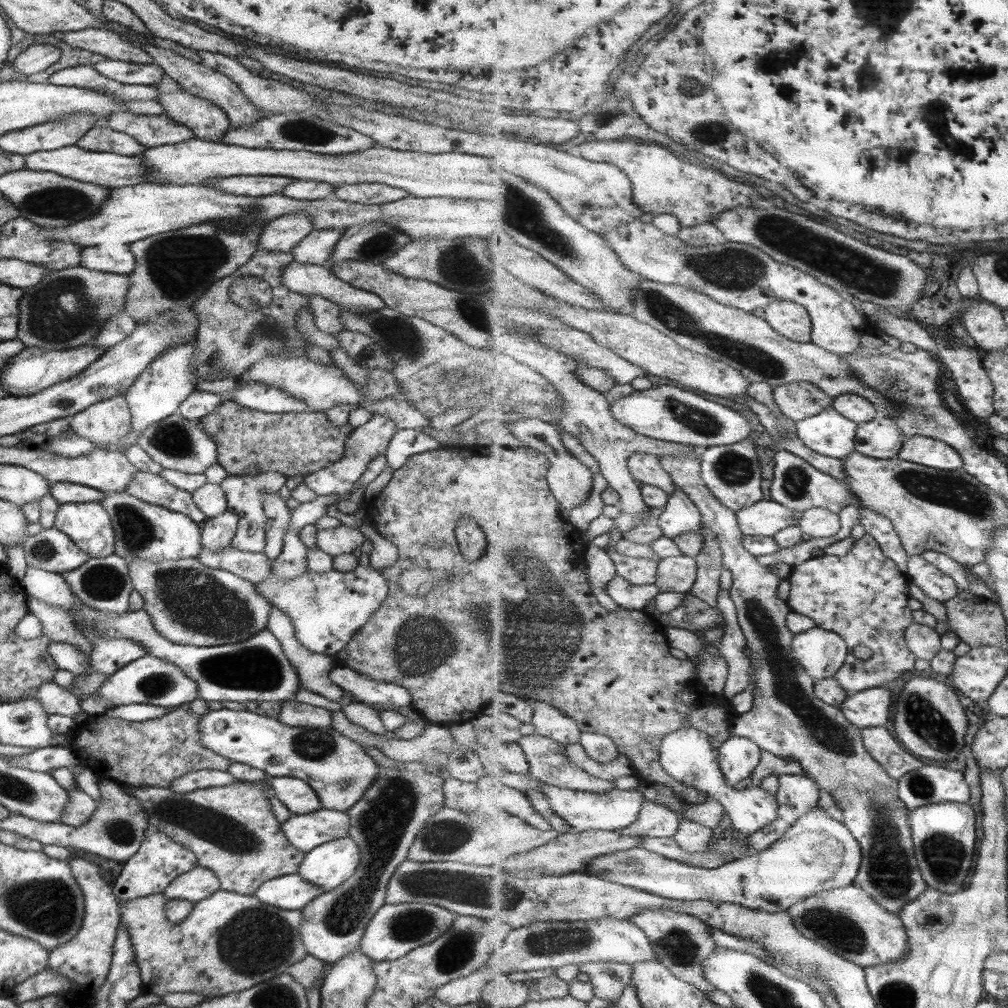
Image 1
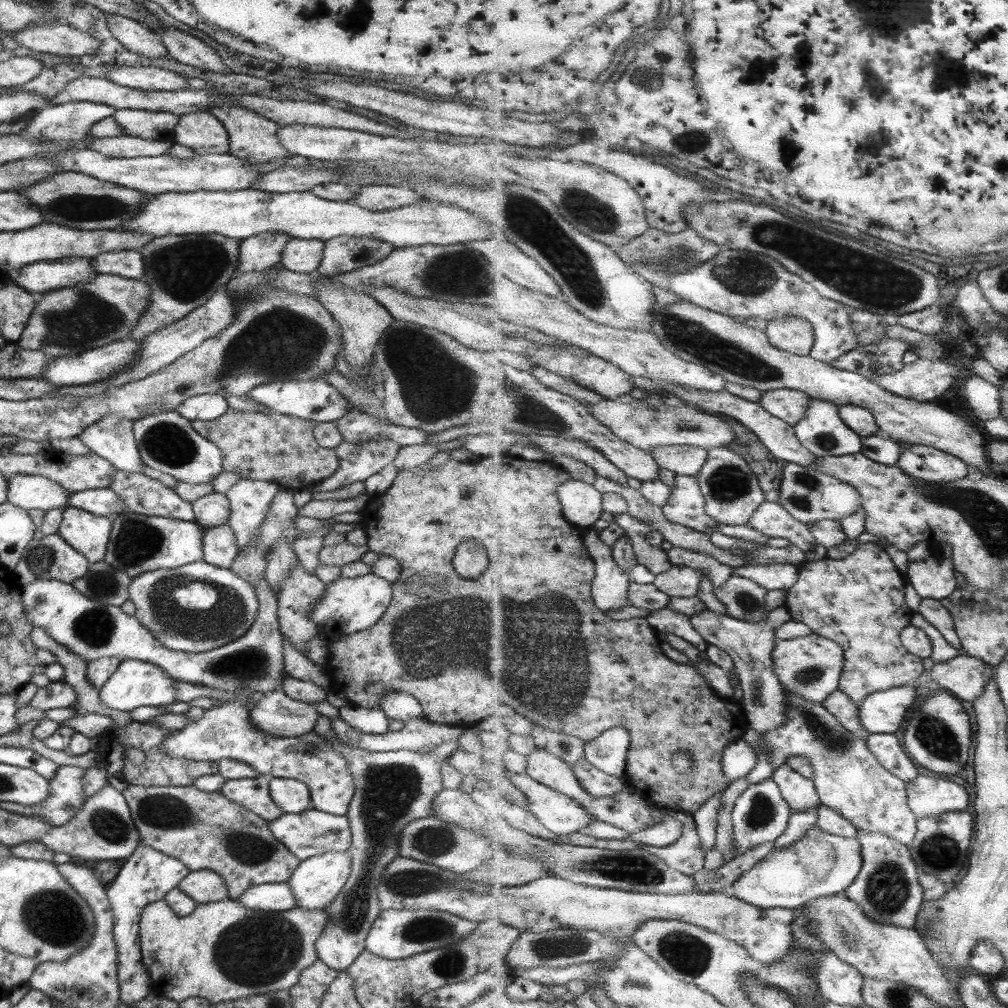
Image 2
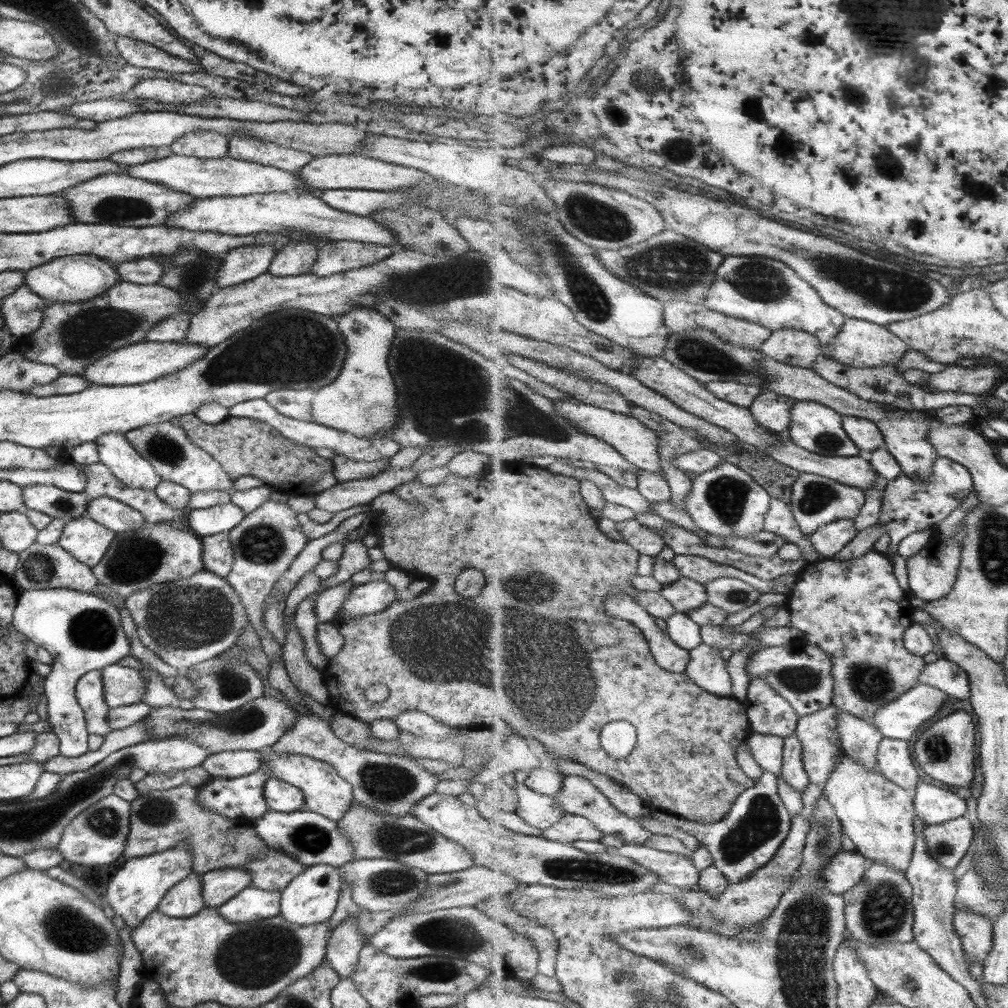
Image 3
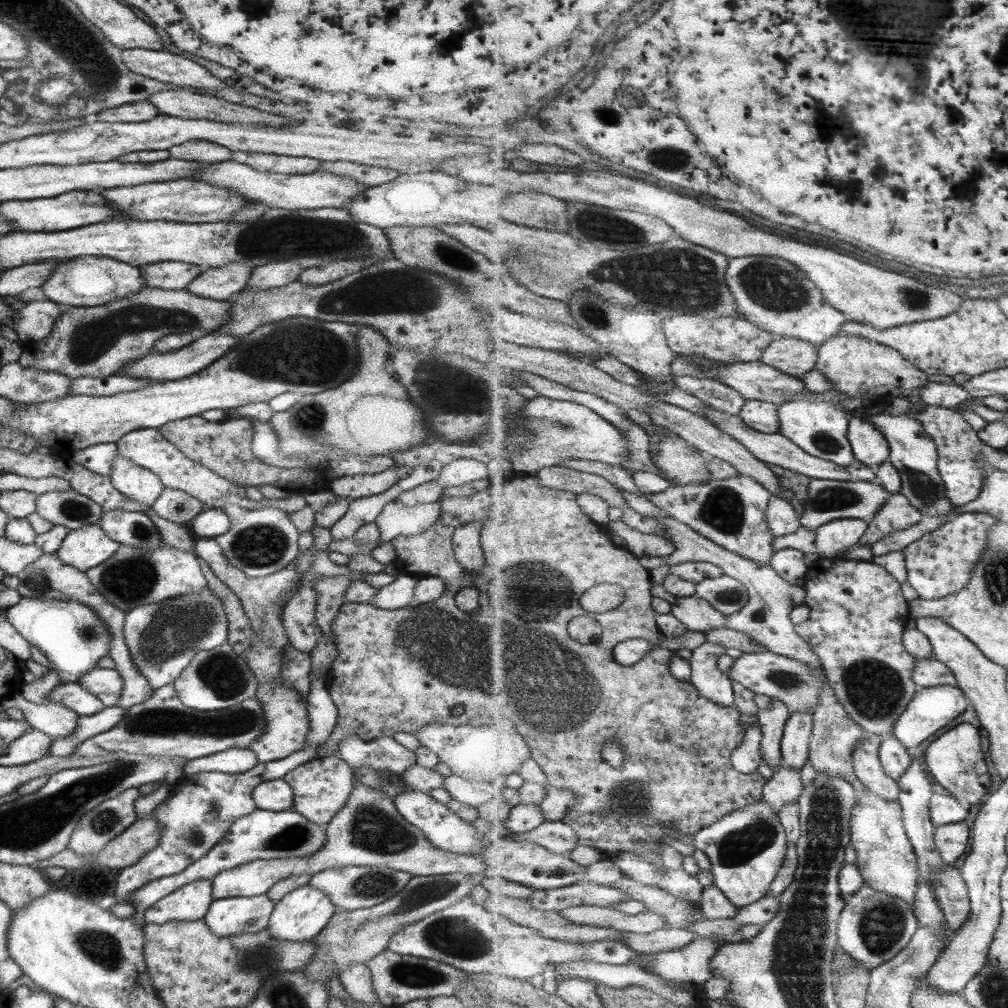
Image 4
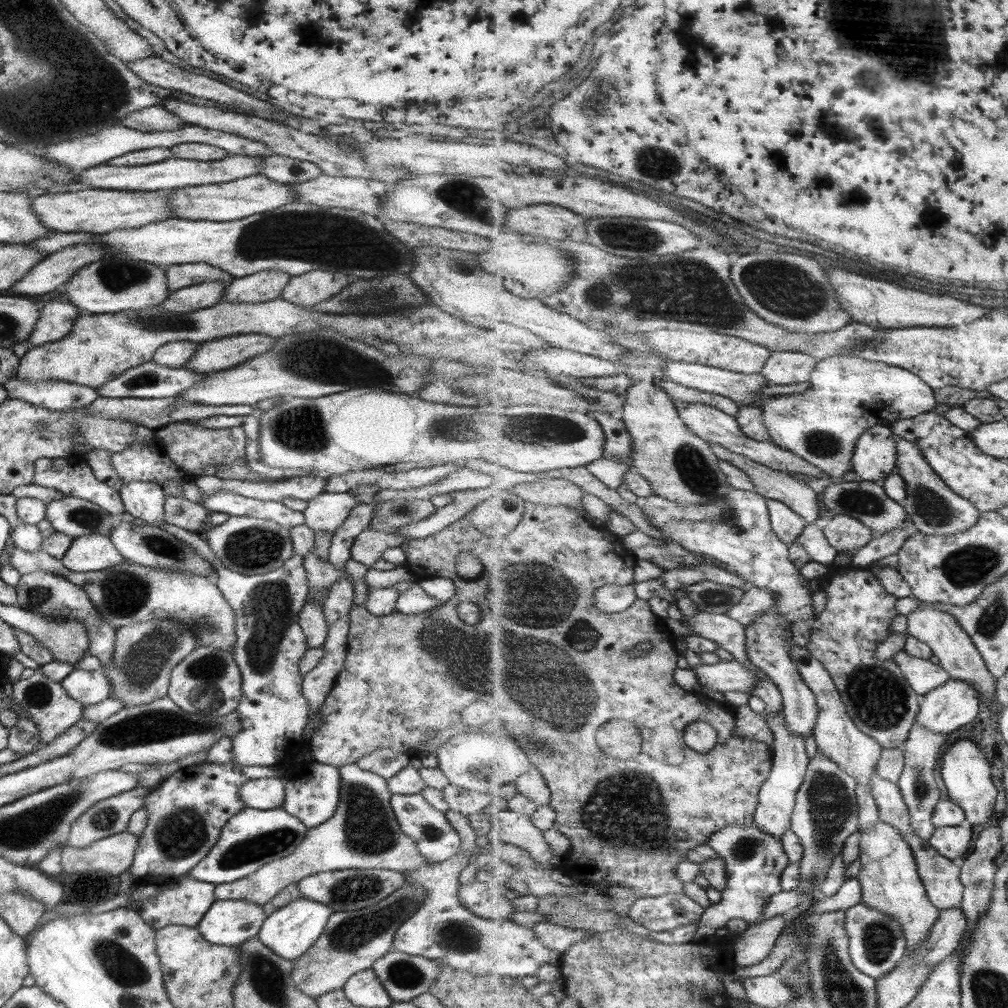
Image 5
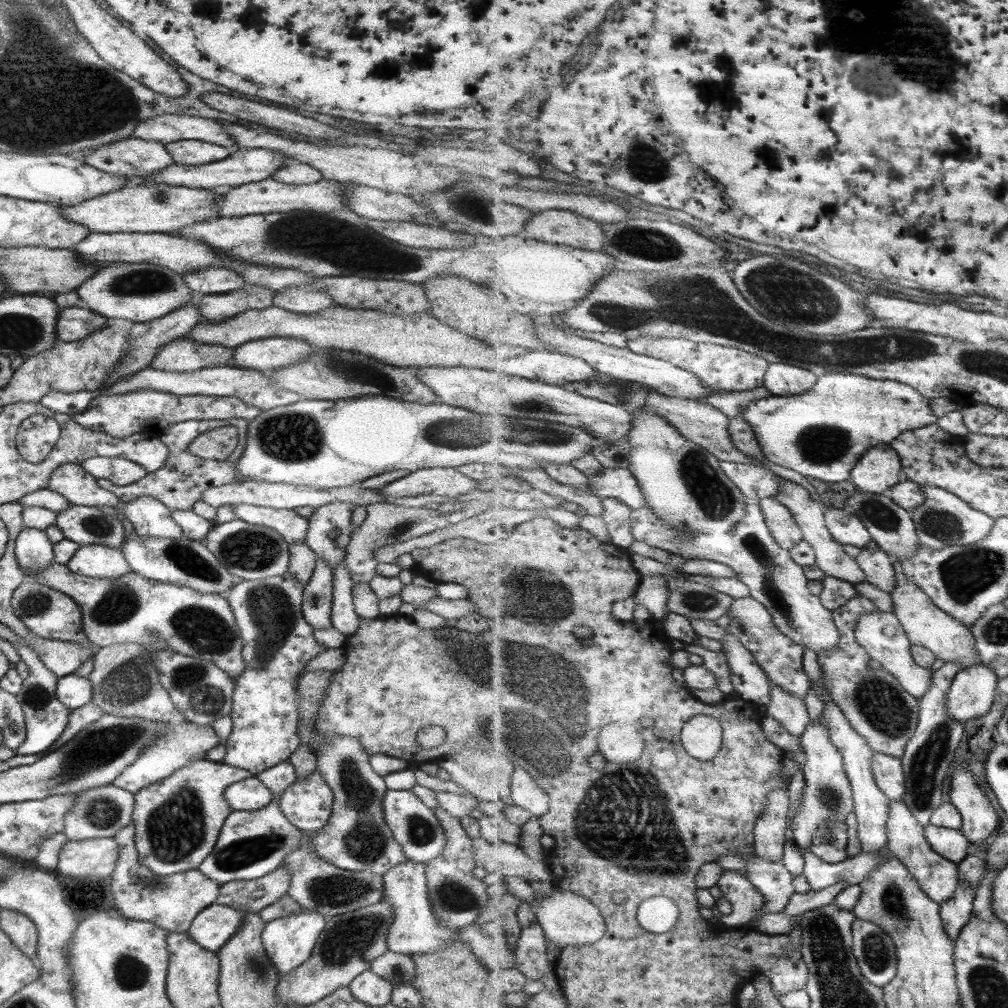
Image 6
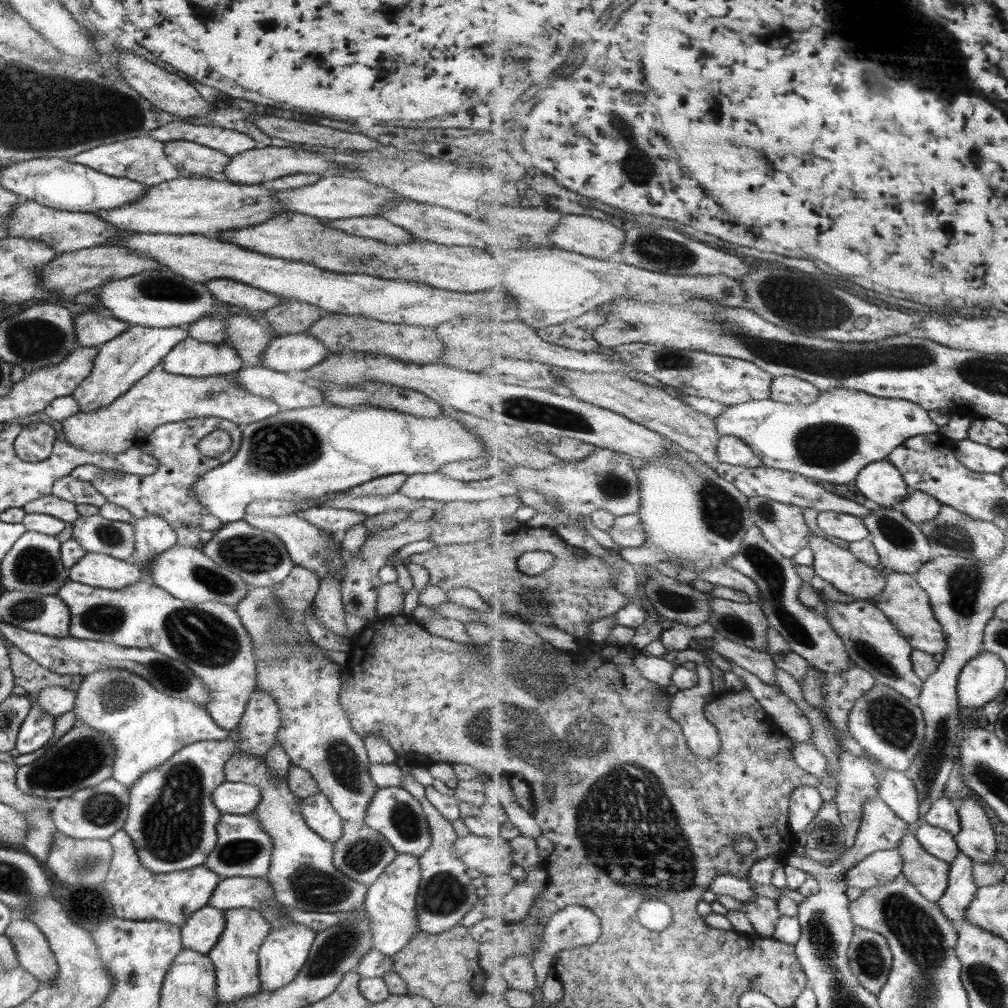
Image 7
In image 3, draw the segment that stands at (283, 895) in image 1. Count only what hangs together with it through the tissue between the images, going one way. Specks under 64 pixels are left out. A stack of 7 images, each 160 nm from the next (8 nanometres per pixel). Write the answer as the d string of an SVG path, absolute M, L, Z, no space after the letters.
M248 886L216 908L227 923L247 923L279 915L279 892L267 892Z

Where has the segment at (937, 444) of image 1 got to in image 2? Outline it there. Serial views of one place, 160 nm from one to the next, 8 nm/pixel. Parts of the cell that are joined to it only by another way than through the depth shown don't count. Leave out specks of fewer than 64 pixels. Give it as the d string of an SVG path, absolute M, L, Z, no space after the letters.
M910 444L904 448L896 465L913 478L920 478L930 484L955 482L969 474L967 463L962 459L921 444Z

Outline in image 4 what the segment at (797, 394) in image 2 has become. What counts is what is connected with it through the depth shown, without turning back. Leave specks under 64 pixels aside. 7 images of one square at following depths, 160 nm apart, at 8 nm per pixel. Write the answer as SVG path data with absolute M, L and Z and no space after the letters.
M748 400L741 411L741 418L759 432L779 432L779 404L763 400Z

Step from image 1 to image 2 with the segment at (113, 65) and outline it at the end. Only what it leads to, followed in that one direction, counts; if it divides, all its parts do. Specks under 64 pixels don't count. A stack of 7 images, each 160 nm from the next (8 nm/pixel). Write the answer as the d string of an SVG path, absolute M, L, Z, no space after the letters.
M119 66L107 71L104 77L119 86L139 91L177 91L188 88L179 74L154 66Z

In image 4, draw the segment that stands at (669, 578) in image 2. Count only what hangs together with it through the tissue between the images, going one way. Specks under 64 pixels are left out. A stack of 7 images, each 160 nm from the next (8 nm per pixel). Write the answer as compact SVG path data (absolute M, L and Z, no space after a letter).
M698 594L677 597L672 605L672 613L687 625L688 630L708 634L712 630L725 628L727 615L717 610Z

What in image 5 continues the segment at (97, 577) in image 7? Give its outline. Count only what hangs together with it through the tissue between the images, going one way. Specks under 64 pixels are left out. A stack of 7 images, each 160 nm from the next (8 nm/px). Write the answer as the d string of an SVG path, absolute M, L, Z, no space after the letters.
M88 534L73 538L59 562L71 572L97 572L111 568L122 561L108 536Z

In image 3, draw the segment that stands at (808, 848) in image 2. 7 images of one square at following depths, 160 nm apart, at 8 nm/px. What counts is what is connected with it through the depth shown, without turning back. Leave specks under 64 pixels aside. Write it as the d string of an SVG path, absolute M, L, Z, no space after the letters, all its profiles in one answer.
M857 850L841 851L831 857L829 865L822 872L826 887L835 894L844 895L857 886L871 869L872 861Z

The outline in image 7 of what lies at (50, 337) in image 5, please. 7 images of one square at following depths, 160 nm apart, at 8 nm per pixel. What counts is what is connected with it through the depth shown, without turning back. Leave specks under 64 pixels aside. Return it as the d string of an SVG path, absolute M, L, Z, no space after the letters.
M82 313L73 317L73 334L78 347L99 348L105 342L127 331L127 324L108 314Z

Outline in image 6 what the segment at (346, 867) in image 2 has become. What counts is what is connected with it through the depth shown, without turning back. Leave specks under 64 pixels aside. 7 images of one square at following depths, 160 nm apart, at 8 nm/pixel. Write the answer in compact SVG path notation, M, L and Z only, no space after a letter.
M302 909L301 912L297 912L297 915L275 919L263 924L260 936L262 947L279 976L287 974L309 958L319 933L325 927L326 919L321 917L319 912Z

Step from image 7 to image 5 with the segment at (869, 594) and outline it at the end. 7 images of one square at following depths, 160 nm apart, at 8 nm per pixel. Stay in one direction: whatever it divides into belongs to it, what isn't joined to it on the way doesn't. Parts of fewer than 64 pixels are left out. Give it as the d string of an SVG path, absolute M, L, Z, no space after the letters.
M709 443L709 446L711 446L714 454L718 456L721 462L729 462L731 465L735 465L737 468L744 470L752 478L756 486L756 491L765 498L777 499L787 503L797 514L803 516L808 524L812 524L813 522L823 524L825 521L819 513L820 498L818 492L815 492L811 486L808 486L803 479L797 479L786 472L758 464L745 455L731 452L727 447L715 445L715 443Z

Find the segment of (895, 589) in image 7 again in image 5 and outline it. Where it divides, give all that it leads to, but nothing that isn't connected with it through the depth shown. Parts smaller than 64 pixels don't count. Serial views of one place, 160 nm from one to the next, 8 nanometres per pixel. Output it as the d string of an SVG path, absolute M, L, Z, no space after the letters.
M923 603L908 616L907 634L926 642L934 651L940 665L947 670L953 679L973 683L980 692L982 700L989 701L992 707L998 707L996 704L998 701L996 695L997 678L991 674L971 635L967 634L955 615L949 611L941 610L937 605Z

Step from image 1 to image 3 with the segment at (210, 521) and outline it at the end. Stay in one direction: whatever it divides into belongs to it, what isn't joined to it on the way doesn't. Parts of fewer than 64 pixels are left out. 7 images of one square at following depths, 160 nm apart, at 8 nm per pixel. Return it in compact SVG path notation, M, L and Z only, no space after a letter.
M225 533L199 538L202 544L203 569L225 579L232 567L232 548Z

